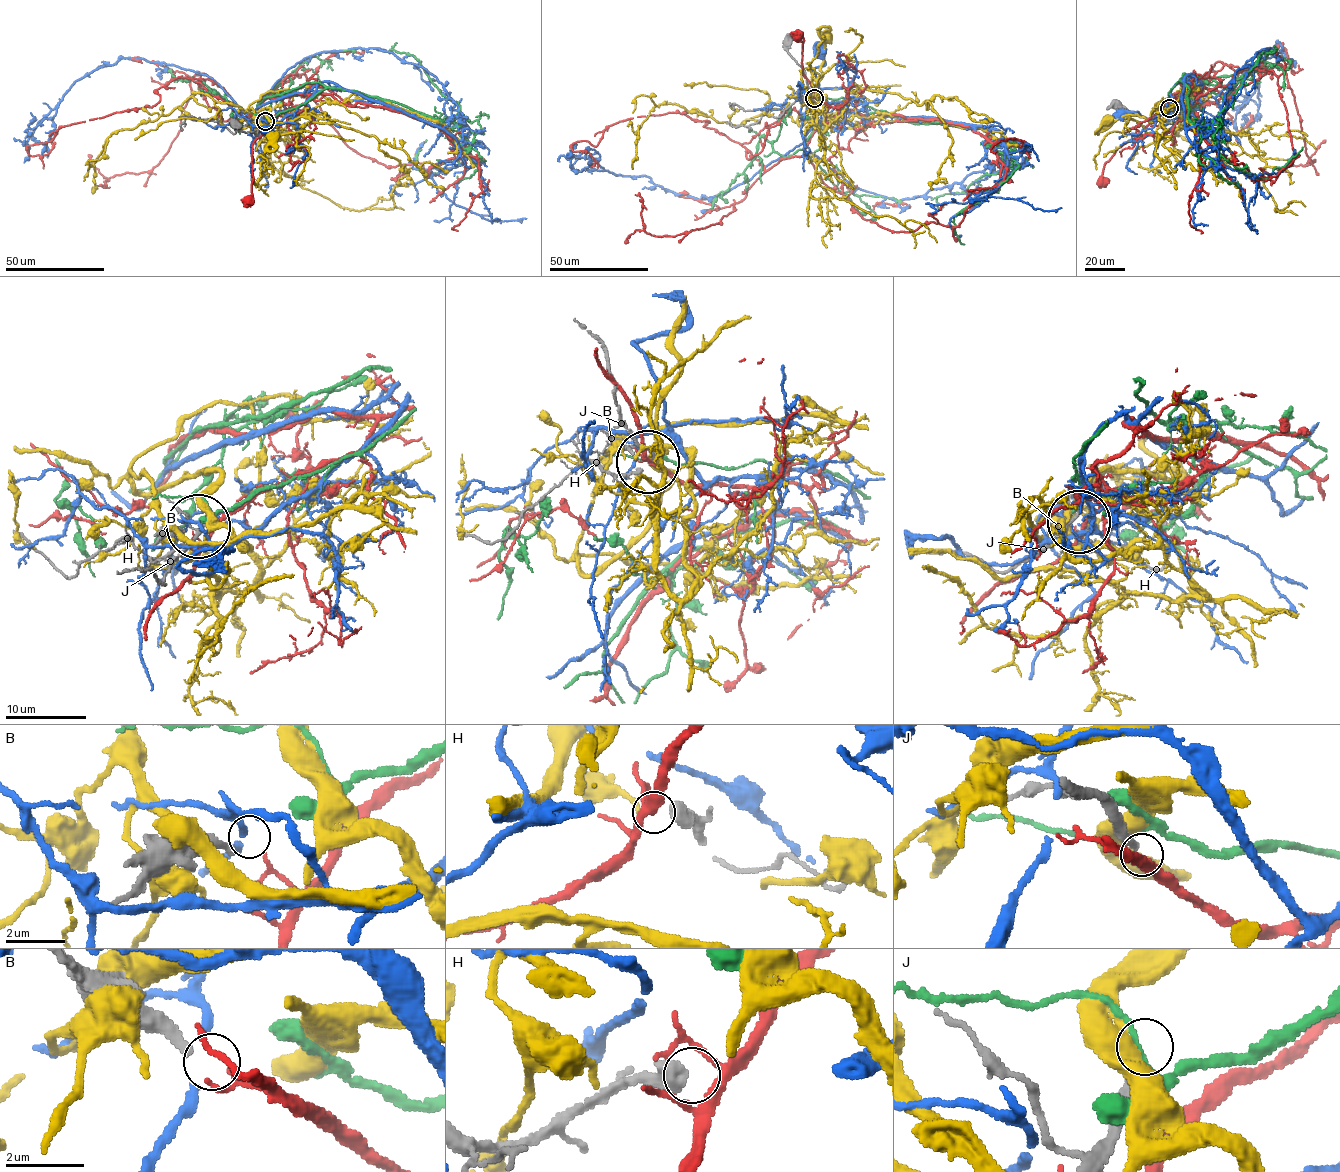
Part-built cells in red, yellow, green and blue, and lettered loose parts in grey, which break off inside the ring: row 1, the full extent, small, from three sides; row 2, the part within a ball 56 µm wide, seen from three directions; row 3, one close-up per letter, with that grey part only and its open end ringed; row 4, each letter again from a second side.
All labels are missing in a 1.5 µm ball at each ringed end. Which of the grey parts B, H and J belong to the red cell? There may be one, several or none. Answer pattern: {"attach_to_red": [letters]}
{"attach_to_red": ["H"]}

